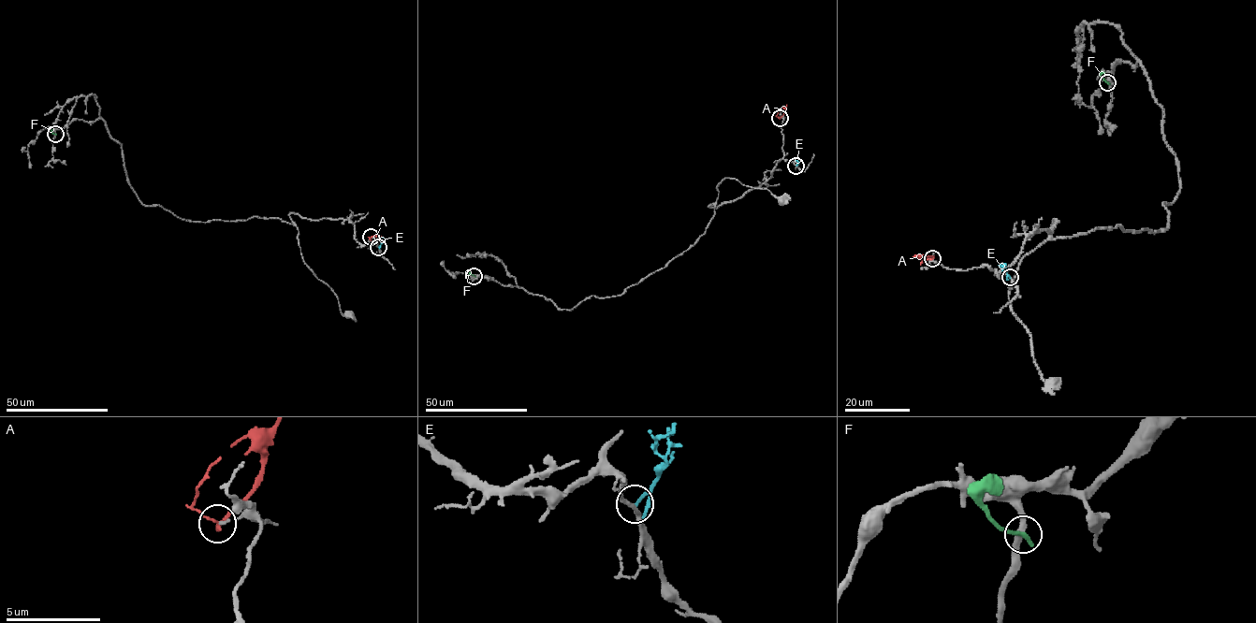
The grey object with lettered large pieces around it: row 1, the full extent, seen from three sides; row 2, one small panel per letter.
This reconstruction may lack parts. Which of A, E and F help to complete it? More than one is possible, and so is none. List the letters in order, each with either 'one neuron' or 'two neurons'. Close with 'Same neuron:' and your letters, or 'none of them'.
A: two neurons
E: two neurons
F: two neurons
Same neuron: none of them

